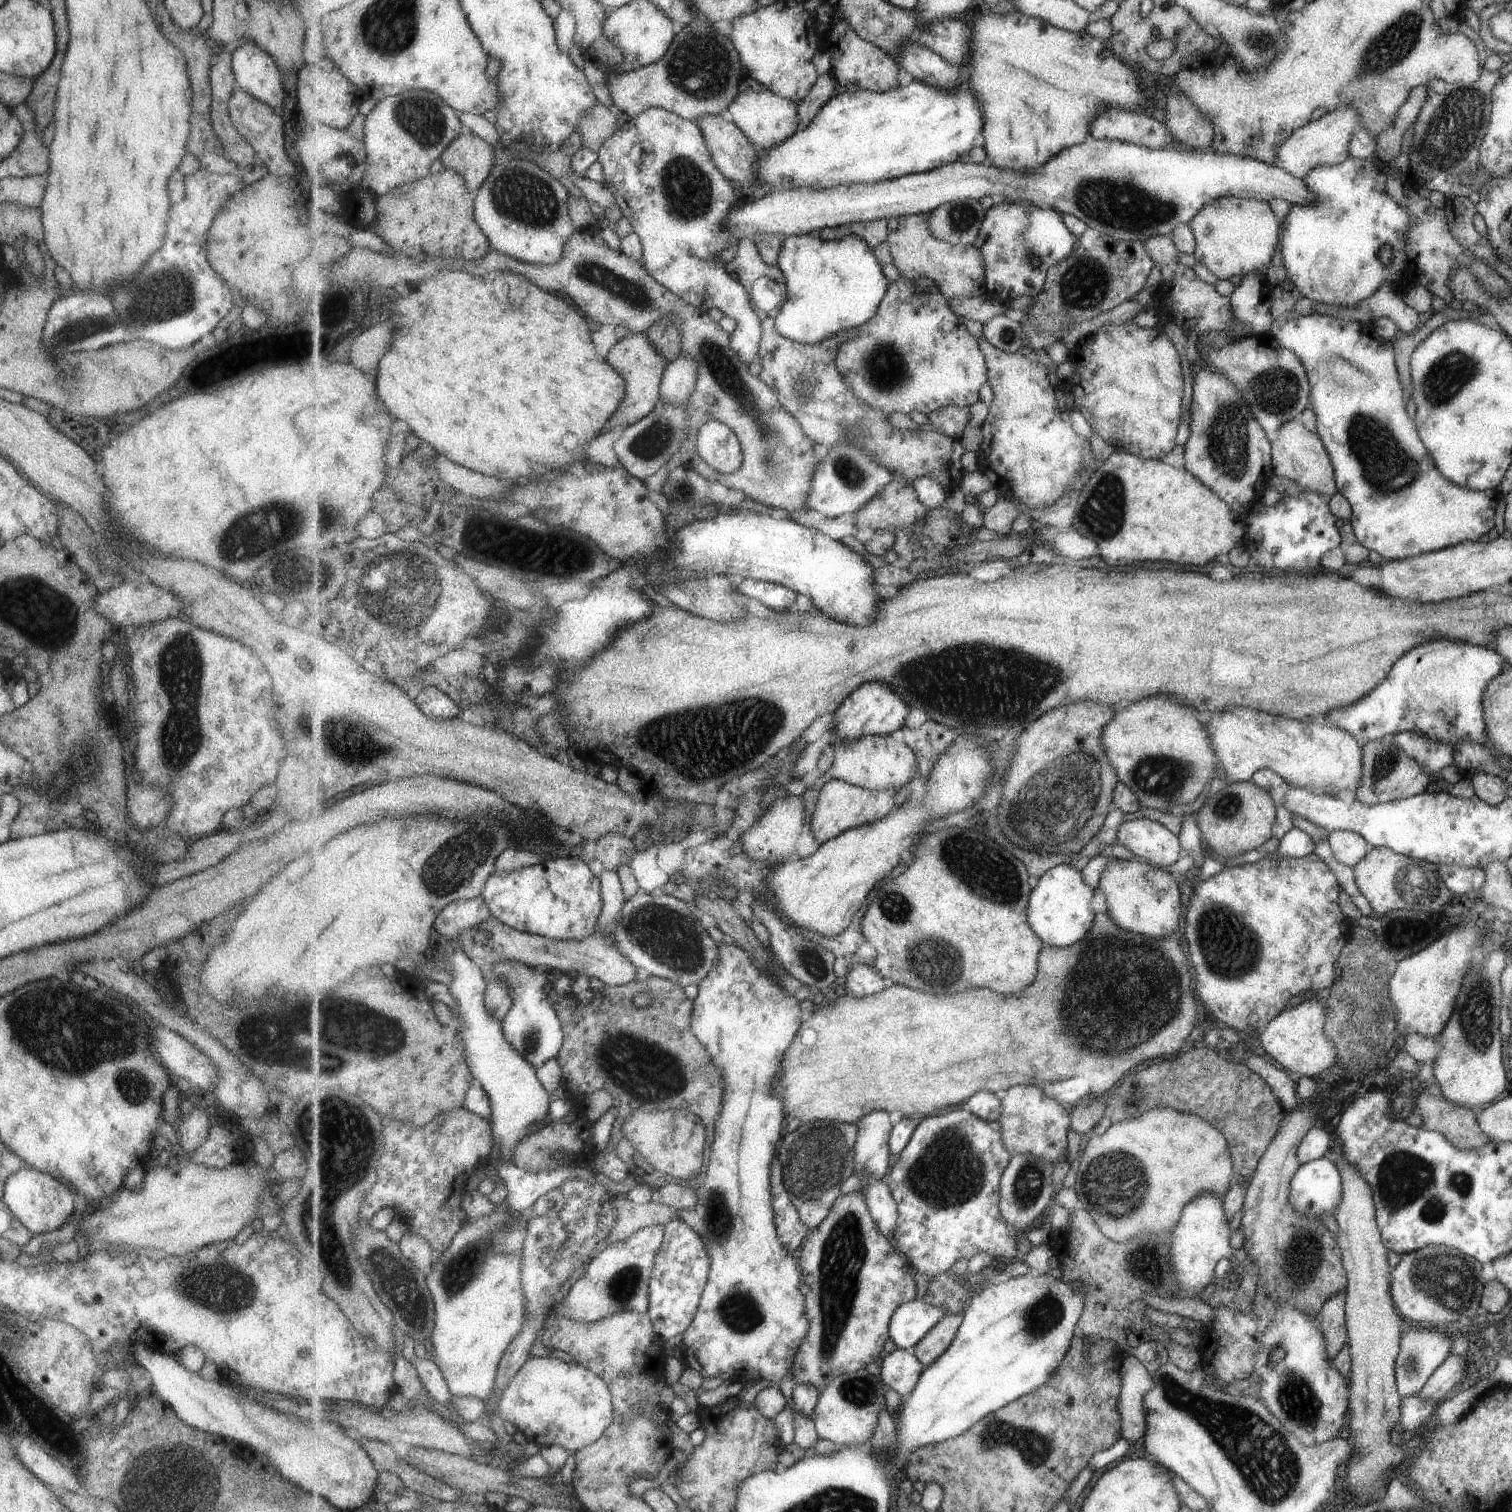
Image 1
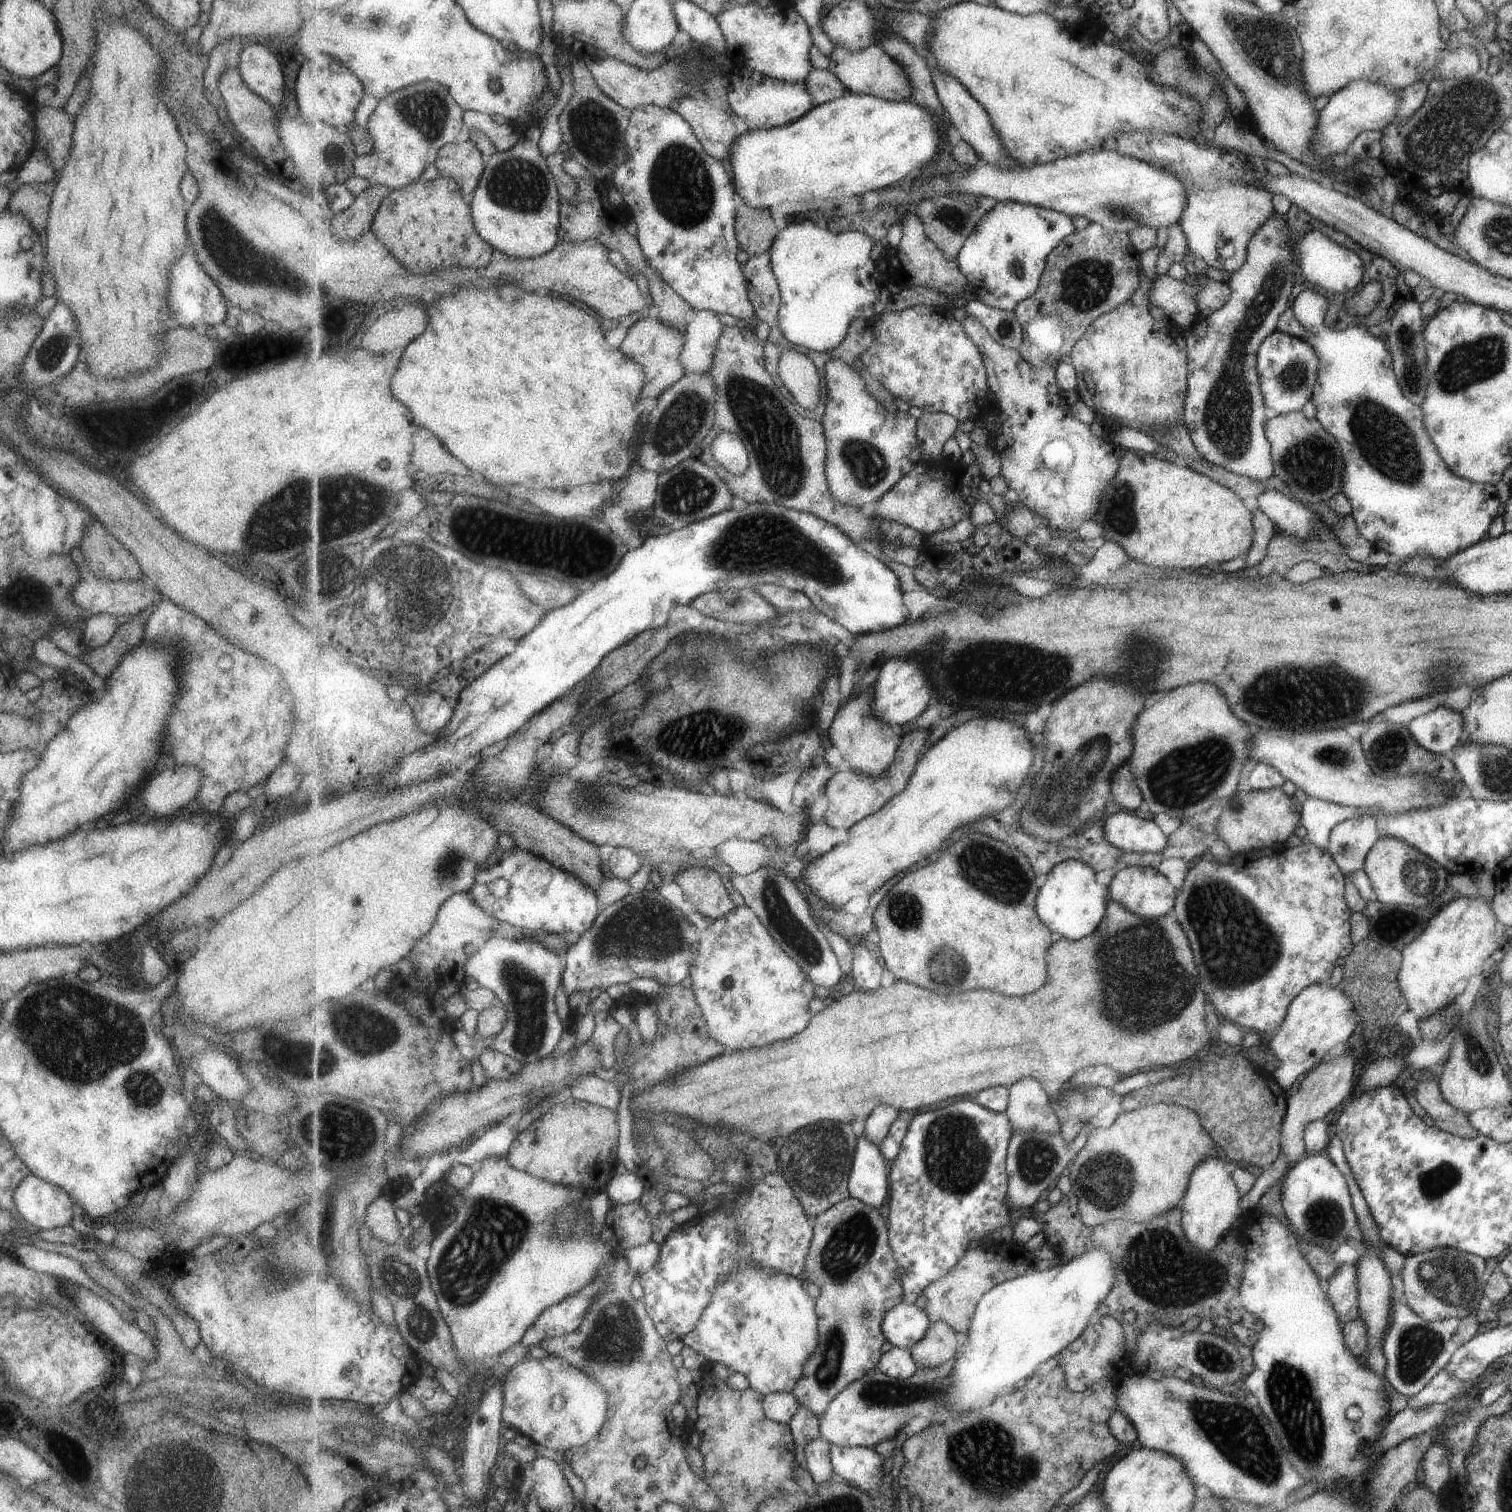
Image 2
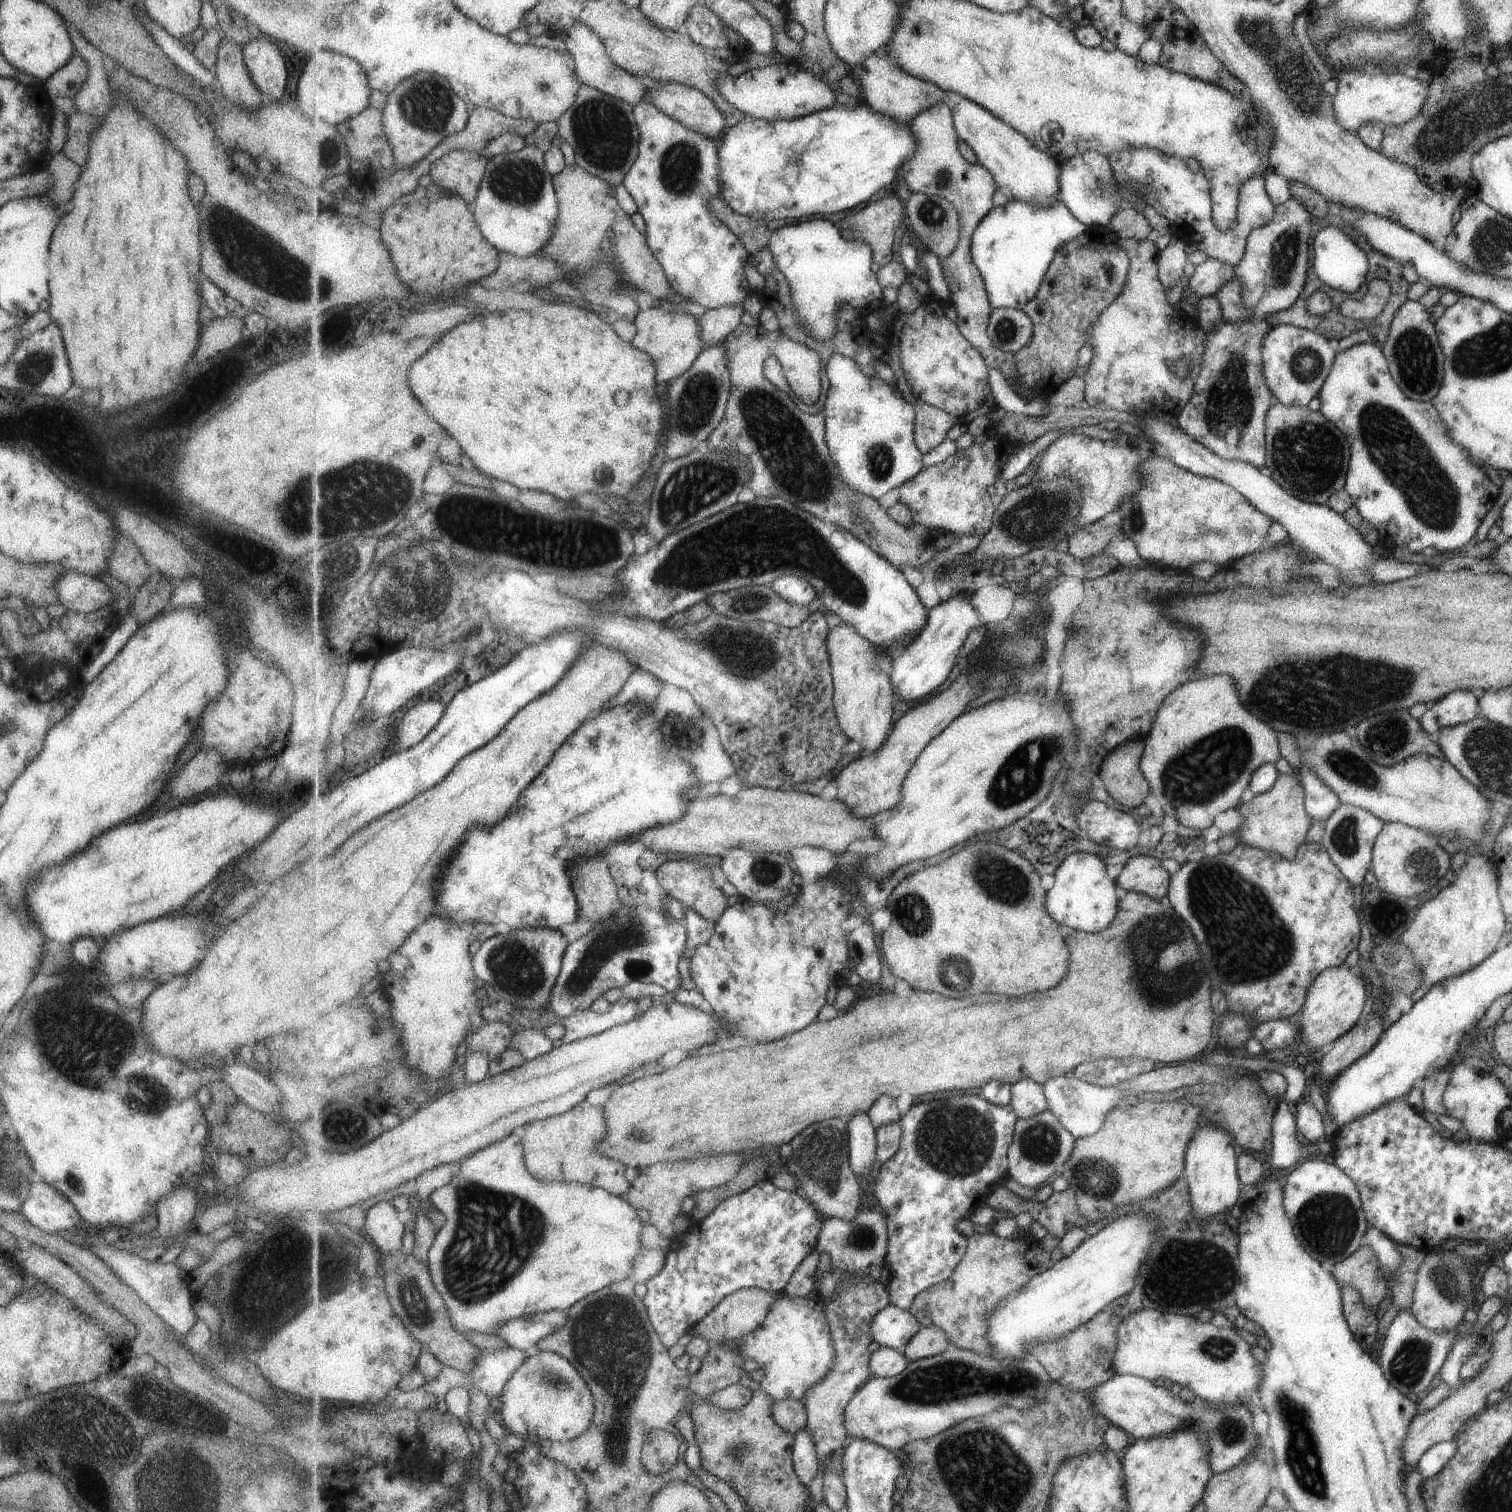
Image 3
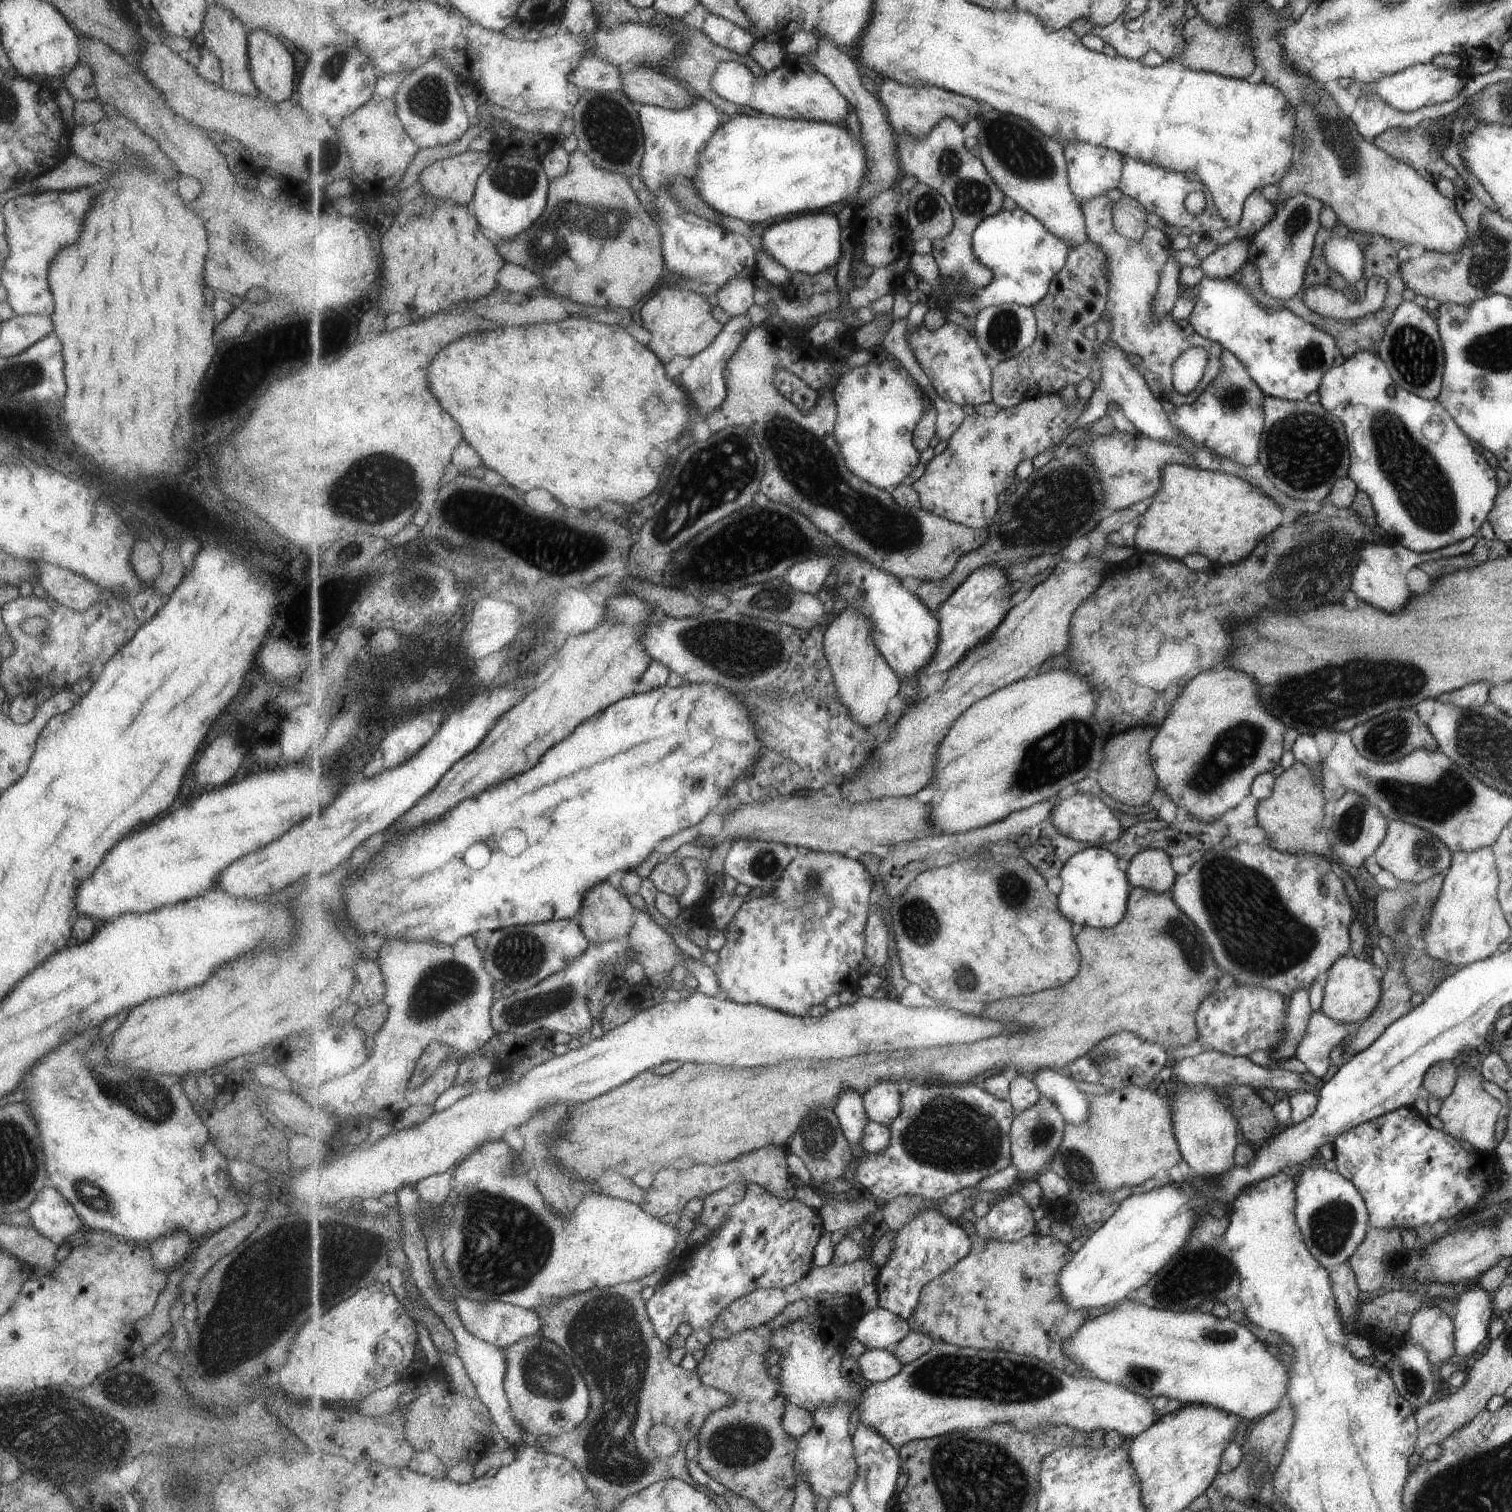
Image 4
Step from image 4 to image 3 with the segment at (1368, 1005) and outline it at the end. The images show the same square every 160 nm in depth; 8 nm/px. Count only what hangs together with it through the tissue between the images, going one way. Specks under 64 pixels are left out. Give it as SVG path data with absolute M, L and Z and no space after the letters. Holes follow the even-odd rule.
M1345 964L1319 973L1311 984L1306 994L1306 1000L1299 1010L1300 1032L1296 1039L1297 1042L1301 1041L1315 1048L1327 1043L1331 1044L1357 1022L1363 1002L1365 1002L1365 986L1359 976L1353 976L1345 968Z

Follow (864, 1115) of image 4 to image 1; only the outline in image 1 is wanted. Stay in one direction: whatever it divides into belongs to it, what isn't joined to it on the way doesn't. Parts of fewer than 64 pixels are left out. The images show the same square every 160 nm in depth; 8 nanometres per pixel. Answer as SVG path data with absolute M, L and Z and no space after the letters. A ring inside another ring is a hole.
M865 1169L854 1171L841 1184L841 1193L862 1191L870 1207L873 1220L877 1221L881 1234L895 1242L895 1229L898 1225L898 1204L891 1187L885 1178L876 1177Z

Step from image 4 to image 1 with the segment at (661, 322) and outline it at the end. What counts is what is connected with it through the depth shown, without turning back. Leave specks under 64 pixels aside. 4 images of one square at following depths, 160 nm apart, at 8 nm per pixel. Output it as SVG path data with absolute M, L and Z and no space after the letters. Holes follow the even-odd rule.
M643 333L628 334L626 337L623 337L609 351L606 359L626 380L626 400L622 402L618 412L608 421L602 434L623 423L627 423L628 426L635 424L653 412L653 409L662 400L662 376L665 374L666 366L668 365L662 352L658 351L656 346Z

